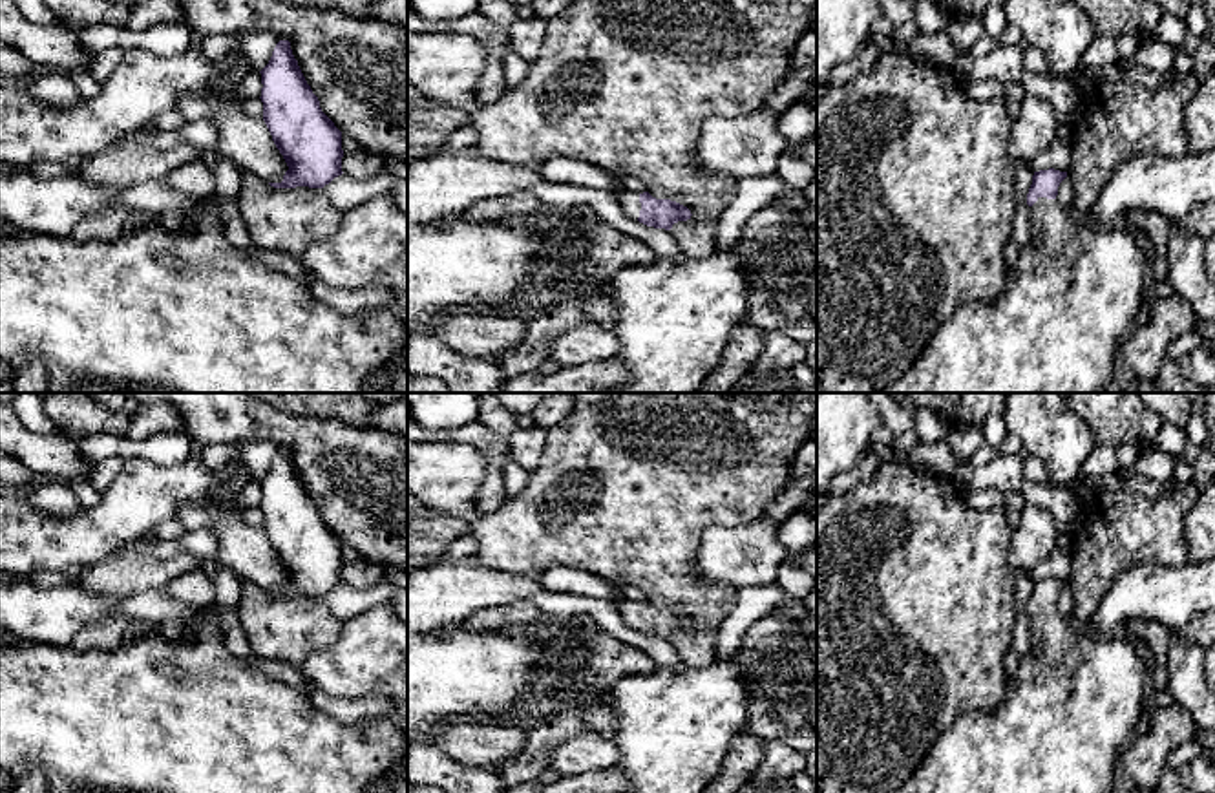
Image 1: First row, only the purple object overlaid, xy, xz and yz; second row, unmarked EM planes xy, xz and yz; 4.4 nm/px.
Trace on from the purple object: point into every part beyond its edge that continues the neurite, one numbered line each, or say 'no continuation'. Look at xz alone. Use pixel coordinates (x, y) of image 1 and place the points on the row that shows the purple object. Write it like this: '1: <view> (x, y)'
1: xz (629, 201)

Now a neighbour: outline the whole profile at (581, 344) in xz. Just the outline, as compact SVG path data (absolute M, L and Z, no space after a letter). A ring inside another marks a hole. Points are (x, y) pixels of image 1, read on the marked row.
M594 323L574 325L554 344L550 356L559 367L583 365L618 356L618 338Z

